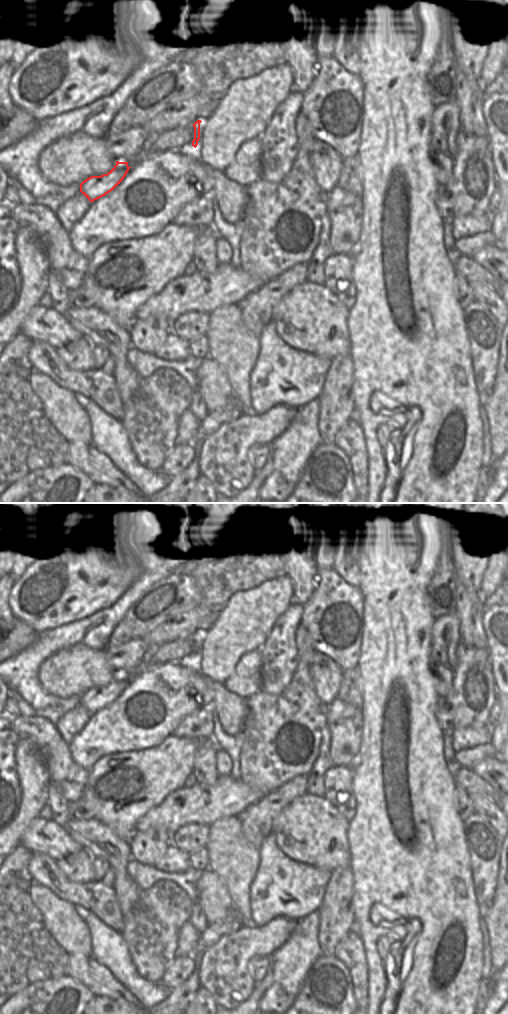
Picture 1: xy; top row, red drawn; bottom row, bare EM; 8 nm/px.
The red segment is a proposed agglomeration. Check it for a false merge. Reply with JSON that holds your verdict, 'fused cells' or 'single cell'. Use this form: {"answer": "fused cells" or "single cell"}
{"answer": "single cell"}

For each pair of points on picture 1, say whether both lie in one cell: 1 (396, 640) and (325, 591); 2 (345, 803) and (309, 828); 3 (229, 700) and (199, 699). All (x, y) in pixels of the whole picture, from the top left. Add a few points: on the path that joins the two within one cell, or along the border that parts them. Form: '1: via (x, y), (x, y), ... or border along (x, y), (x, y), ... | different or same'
1: border along (361, 595), (363, 599), (362, 641) | different
2: border along (335, 806), (349, 821) | different
3: border along (205, 678), (205, 684), (211, 693), (212, 705) | different

